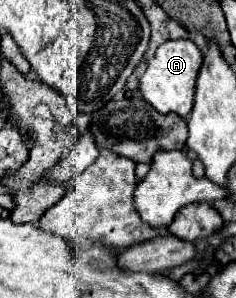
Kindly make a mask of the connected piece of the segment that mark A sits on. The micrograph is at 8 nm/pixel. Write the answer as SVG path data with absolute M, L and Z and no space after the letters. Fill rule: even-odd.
M169 39L157 51L155 57L147 61L147 71L139 79L139 91L147 103L151 103L159 113L177 113L187 117L193 107L193 93L195 93L195 79L201 67L203 55L197 45L189 39Z

